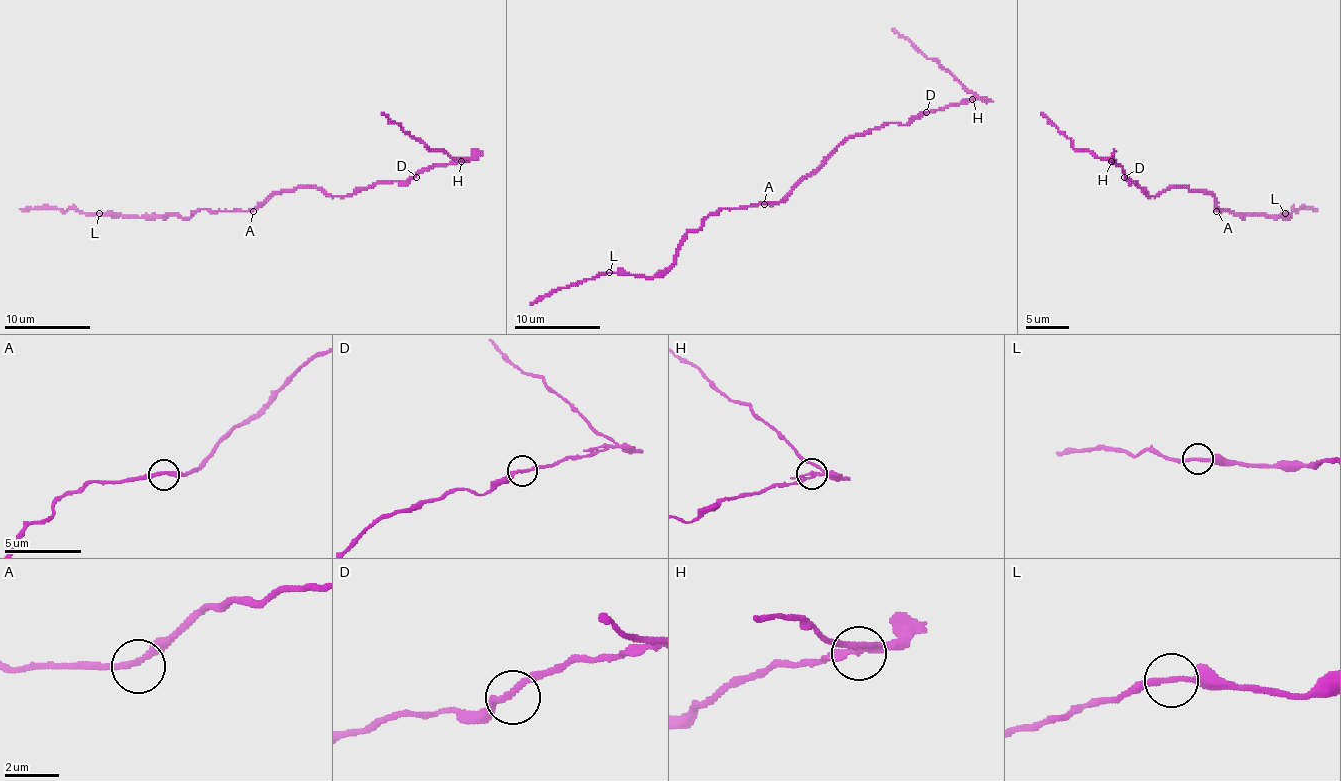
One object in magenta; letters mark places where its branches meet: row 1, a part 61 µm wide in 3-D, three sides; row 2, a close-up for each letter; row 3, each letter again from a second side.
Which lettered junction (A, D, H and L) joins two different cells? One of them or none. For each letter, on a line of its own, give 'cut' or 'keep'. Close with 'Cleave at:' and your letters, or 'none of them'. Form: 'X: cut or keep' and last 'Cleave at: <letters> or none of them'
A: keep
D: keep
H: cut
L: keep
Cleave at: H

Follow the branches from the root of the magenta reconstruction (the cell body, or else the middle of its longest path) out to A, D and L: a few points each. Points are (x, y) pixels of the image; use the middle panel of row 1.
A: (800, 183), (779, 202), (764, 204)
D: (800, 183), (849, 138), (862, 135), (888, 123), (909, 125), (926, 112)
L: (800, 183), (779, 202), (719, 208), (697, 230), (687, 234), (676, 260), (652, 277), (609, 272)

